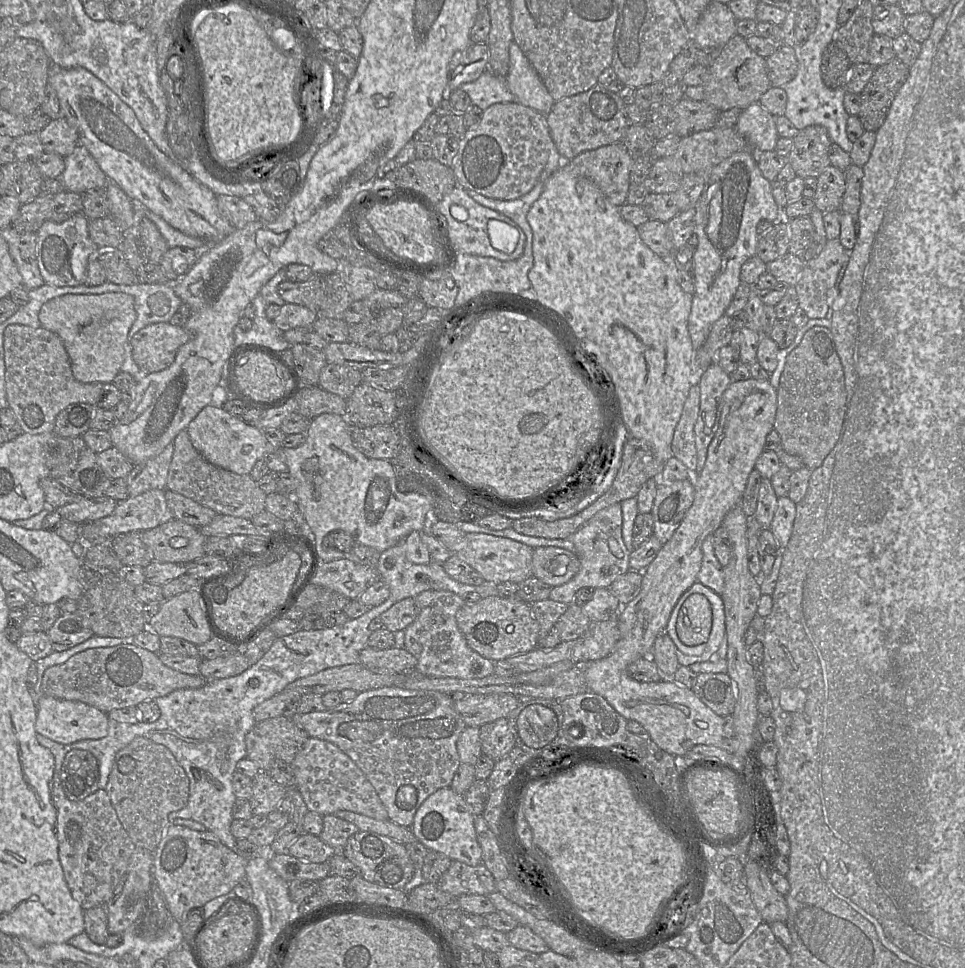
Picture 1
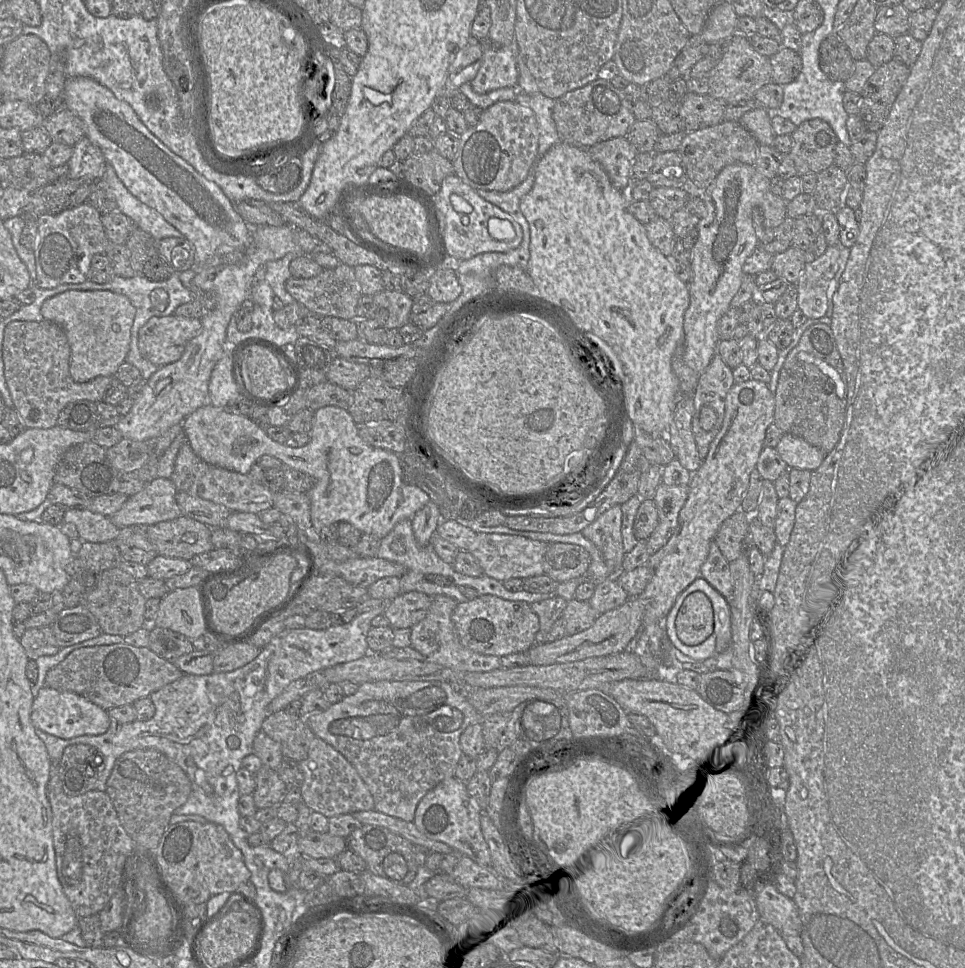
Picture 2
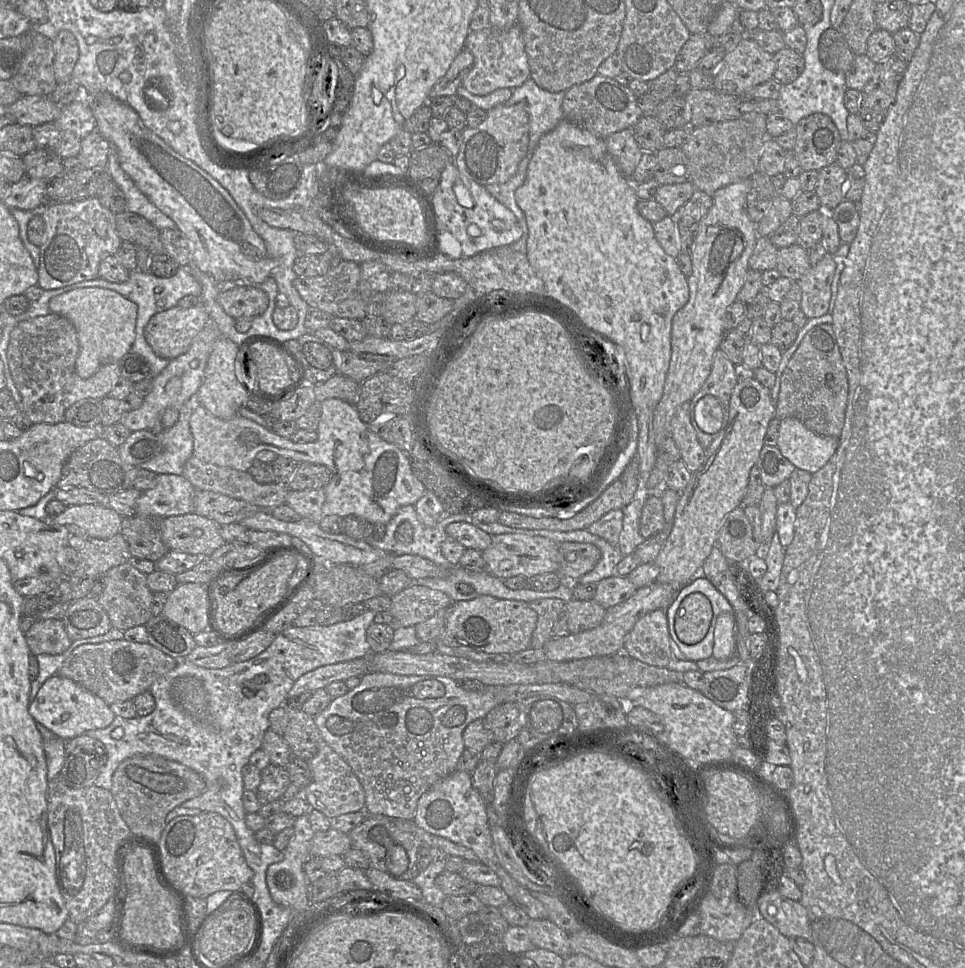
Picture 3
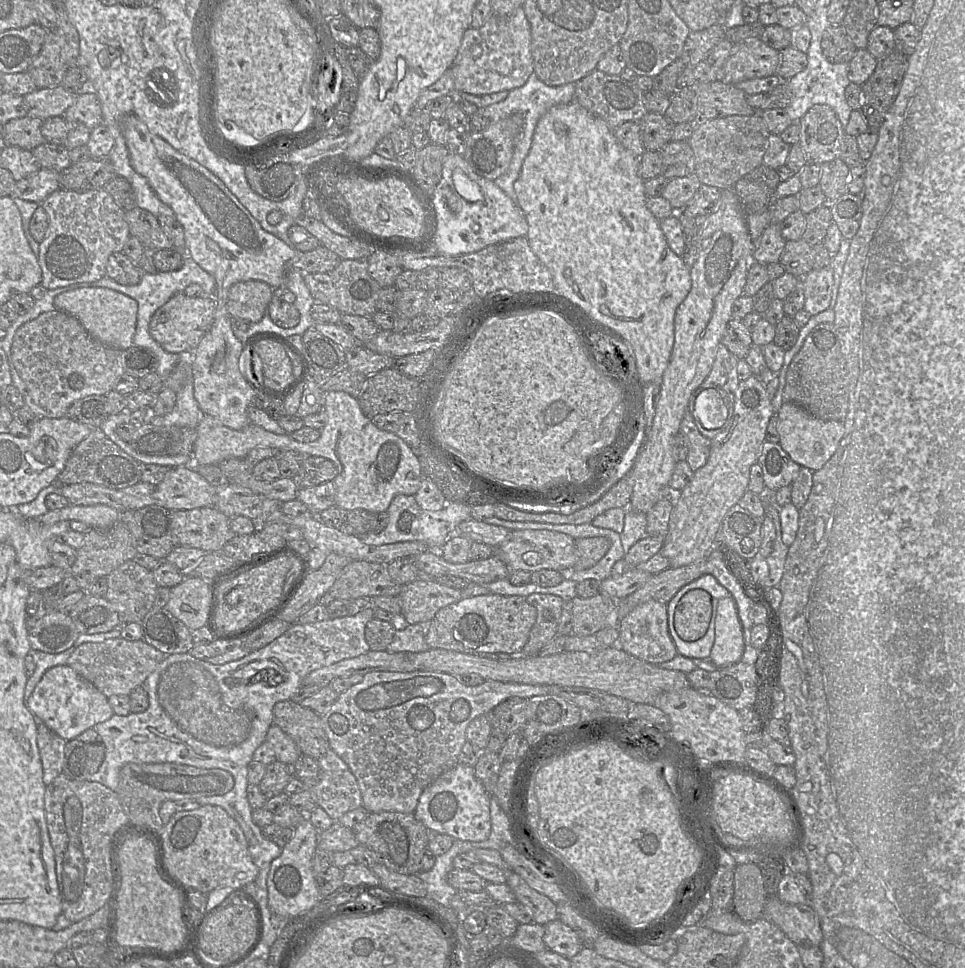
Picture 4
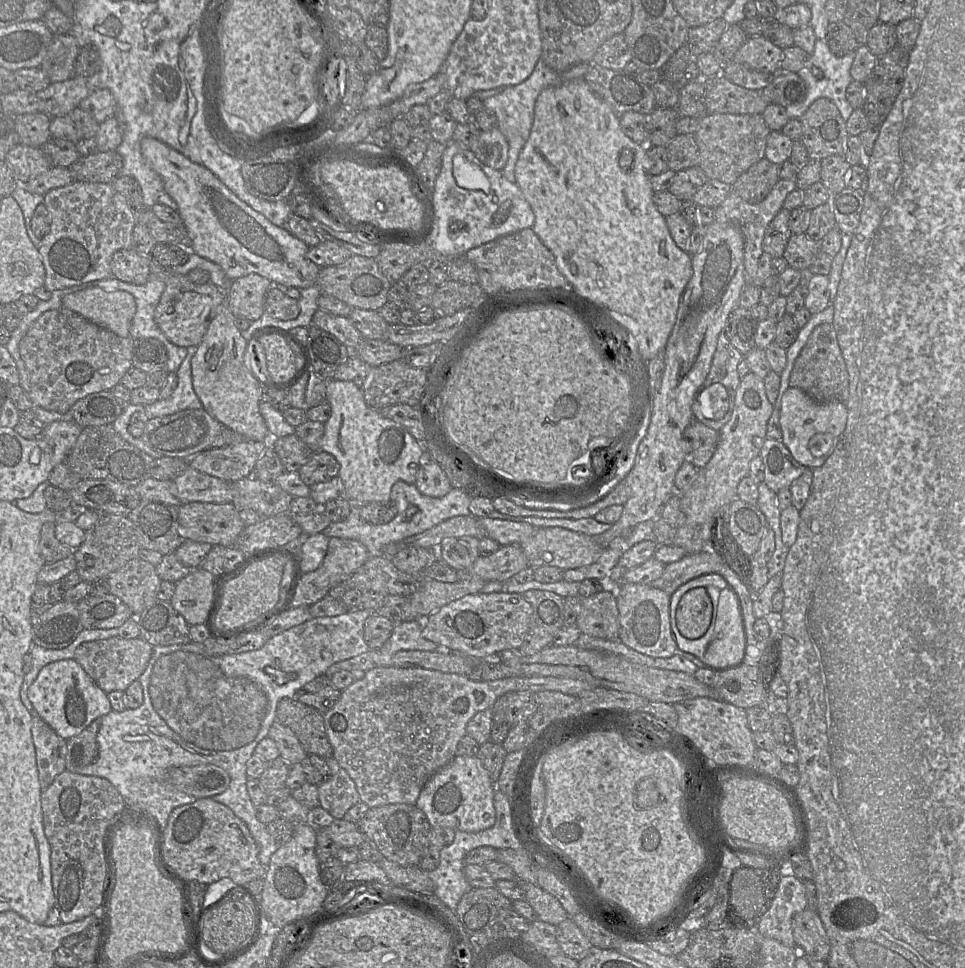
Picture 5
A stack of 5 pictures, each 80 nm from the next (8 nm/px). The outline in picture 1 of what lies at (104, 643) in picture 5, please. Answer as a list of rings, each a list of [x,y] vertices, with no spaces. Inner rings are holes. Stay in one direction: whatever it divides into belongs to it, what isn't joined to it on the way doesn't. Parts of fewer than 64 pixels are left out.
[[[122,642],[81,651],[66,662],[47,668],[41,692],[56,699],[80,701],[108,714],[115,709],[136,707],[143,701],[155,700],[178,689],[200,688],[206,683],[200,675],[188,675],[167,667],[158,653]]]

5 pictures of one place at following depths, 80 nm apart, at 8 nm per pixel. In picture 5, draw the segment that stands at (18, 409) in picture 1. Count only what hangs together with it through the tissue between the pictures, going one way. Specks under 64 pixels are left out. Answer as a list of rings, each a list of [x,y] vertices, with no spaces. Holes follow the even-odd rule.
[[[65,308],[48,310],[32,323],[19,344],[19,352],[29,373],[29,390],[25,392],[34,407],[57,413],[67,413],[80,399],[97,392],[109,390],[132,366],[133,342],[130,336],[119,337],[113,332]]]

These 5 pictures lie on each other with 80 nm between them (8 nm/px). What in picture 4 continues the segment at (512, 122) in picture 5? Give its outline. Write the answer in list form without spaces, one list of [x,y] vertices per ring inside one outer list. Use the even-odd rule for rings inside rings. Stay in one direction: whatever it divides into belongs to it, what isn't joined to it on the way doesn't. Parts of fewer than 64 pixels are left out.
[[[532,72],[527,81],[522,86],[510,90],[508,96],[504,100],[484,108],[484,114],[490,118],[491,123],[506,118],[516,112],[521,112],[524,115],[523,129],[520,133],[520,139],[514,147],[510,165],[504,174],[494,180],[494,183],[502,189],[517,206],[519,205],[514,190],[514,183],[518,179],[523,162],[529,153],[537,122],[551,107],[572,102],[574,92],[575,83],[573,82],[561,86],[549,86],[542,82],[537,75]]]

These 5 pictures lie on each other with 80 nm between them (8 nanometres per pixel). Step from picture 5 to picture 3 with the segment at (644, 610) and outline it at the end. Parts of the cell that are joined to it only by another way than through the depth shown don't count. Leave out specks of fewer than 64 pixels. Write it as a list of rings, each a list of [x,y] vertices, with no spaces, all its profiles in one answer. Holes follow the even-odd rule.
[[[656,609],[638,619],[632,630],[625,637],[623,652],[648,665],[667,667],[675,656],[670,647],[665,609]]]

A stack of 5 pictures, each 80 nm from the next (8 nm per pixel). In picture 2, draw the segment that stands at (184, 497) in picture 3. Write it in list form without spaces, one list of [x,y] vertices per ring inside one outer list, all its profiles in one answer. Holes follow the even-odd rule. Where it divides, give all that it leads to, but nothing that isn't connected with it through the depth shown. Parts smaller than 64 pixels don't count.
[[[155,478],[138,493],[129,496],[122,507],[111,516],[119,529],[136,525],[154,525],[181,516],[176,501],[177,488],[169,478]]]

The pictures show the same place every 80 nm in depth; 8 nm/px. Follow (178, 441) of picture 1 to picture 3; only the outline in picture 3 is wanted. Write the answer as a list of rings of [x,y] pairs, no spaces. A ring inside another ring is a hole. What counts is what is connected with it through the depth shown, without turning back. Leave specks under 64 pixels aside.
[[[194,455],[186,461],[182,475],[196,490],[221,493],[235,499],[244,500],[265,510],[271,510],[271,508],[284,504],[286,495],[289,492],[288,484],[260,484],[248,471],[239,471],[230,467],[221,467],[204,463]]]

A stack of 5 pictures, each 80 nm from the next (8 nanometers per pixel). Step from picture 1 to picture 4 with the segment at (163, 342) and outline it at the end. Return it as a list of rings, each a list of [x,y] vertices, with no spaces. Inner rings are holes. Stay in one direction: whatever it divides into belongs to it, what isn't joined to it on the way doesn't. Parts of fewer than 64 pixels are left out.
[[[184,292],[172,296],[152,315],[149,323],[151,337],[167,352],[193,352],[214,319],[214,297],[188,297]]]

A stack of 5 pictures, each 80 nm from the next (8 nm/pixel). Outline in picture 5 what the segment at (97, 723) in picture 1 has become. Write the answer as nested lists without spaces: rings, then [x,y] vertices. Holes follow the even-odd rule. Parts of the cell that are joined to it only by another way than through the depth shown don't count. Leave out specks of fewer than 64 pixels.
[[[75,659],[59,660],[45,665],[29,687],[28,697],[37,714],[65,740],[78,735],[95,719],[112,711],[108,694]]]

